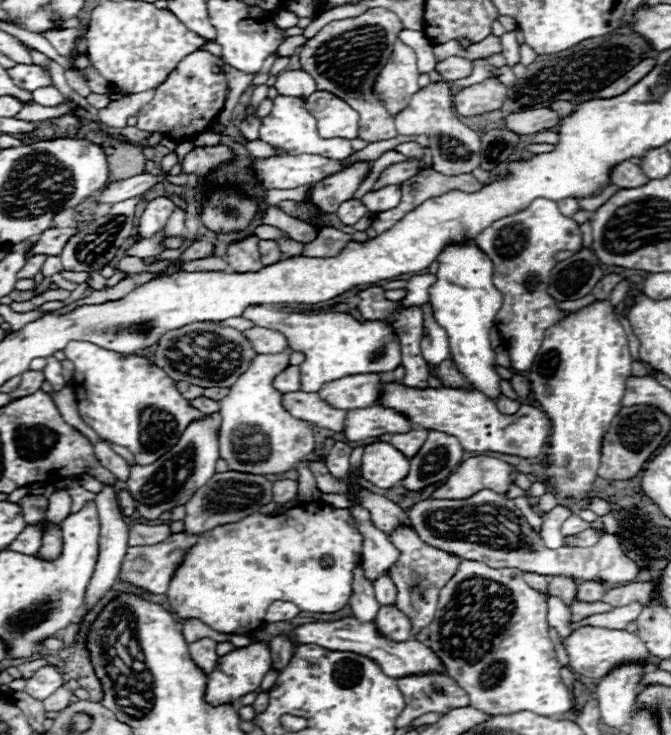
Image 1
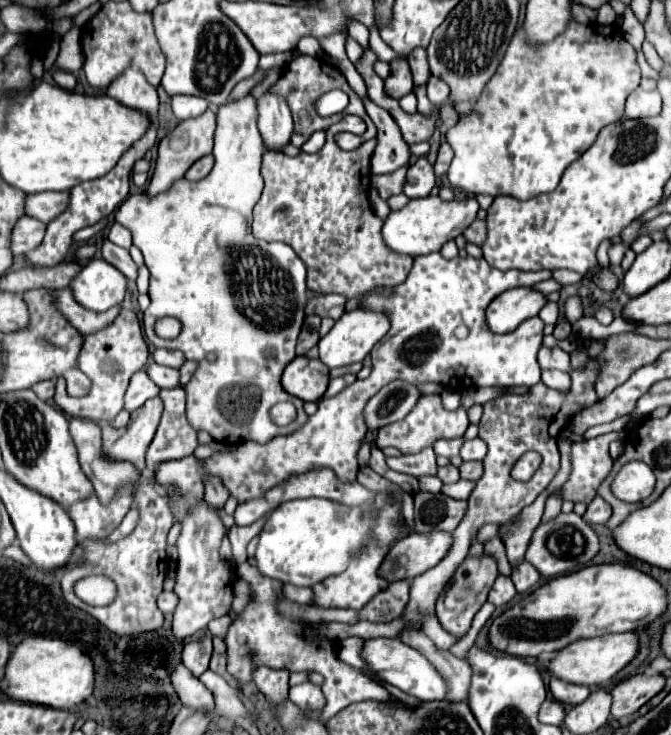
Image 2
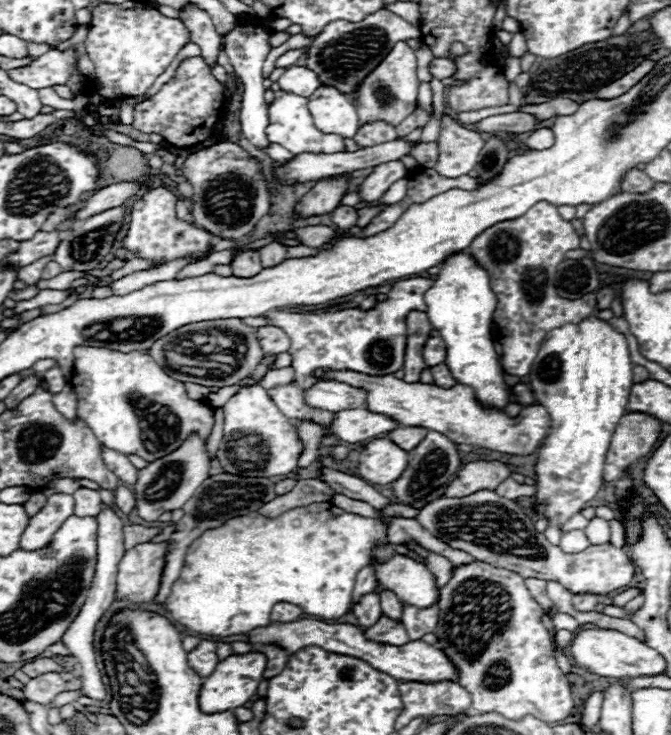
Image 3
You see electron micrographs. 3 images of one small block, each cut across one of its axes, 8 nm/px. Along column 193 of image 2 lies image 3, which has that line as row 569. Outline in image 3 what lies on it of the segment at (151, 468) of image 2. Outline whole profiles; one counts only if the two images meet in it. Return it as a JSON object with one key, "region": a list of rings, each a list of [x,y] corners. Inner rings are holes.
{"region":[[[410,544],[408,548],[414,550],[414,552],[424,560],[424,566],[426,566],[426,568],[432,572],[432,576],[434,576],[436,588],[442,590],[442,588],[448,584],[448,580],[452,578],[452,570],[454,570],[452,562],[450,562],[448,558],[436,554],[436,552],[424,552],[424,548],[420,548],[420,546],[416,546],[416,544]]]}

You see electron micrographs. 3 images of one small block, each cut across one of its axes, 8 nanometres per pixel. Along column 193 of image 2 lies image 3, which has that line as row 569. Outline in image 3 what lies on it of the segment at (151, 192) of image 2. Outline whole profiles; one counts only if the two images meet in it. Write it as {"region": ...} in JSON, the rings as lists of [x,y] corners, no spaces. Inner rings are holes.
{"region":[[[148,542],[148,544],[138,544],[138,546],[126,550],[118,564],[116,594],[126,596],[134,604],[152,600],[160,590],[162,570],[166,566],[166,552],[168,552],[168,542]]]}

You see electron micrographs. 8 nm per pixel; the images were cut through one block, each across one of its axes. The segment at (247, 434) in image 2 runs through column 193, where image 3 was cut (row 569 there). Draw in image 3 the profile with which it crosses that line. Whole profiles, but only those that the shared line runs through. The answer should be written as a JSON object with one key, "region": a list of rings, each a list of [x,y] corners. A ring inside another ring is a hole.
{"region":[[[334,504],[292,508],[292,512],[284,512],[276,520],[268,520],[258,512],[238,516],[220,528],[212,528],[212,532],[204,532],[190,544],[184,568],[172,586],[166,608],[174,622],[184,624],[196,634],[214,636],[246,634],[258,626],[266,626],[270,610],[278,602],[296,604],[304,614],[340,618],[352,606],[356,574],[370,564],[370,552],[376,540],[386,540],[386,526],[380,520],[344,512]],[[396,554],[386,564],[376,566],[376,590],[388,588],[396,592],[400,602],[408,602],[414,606],[430,606],[436,602],[438,592],[434,586],[432,574],[416,560]]]}

